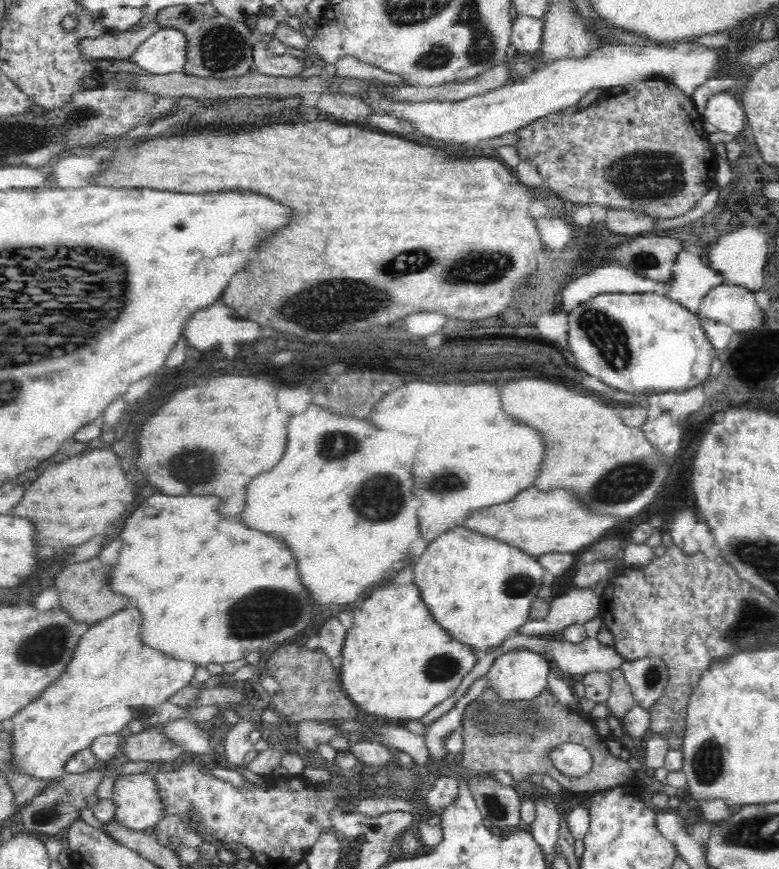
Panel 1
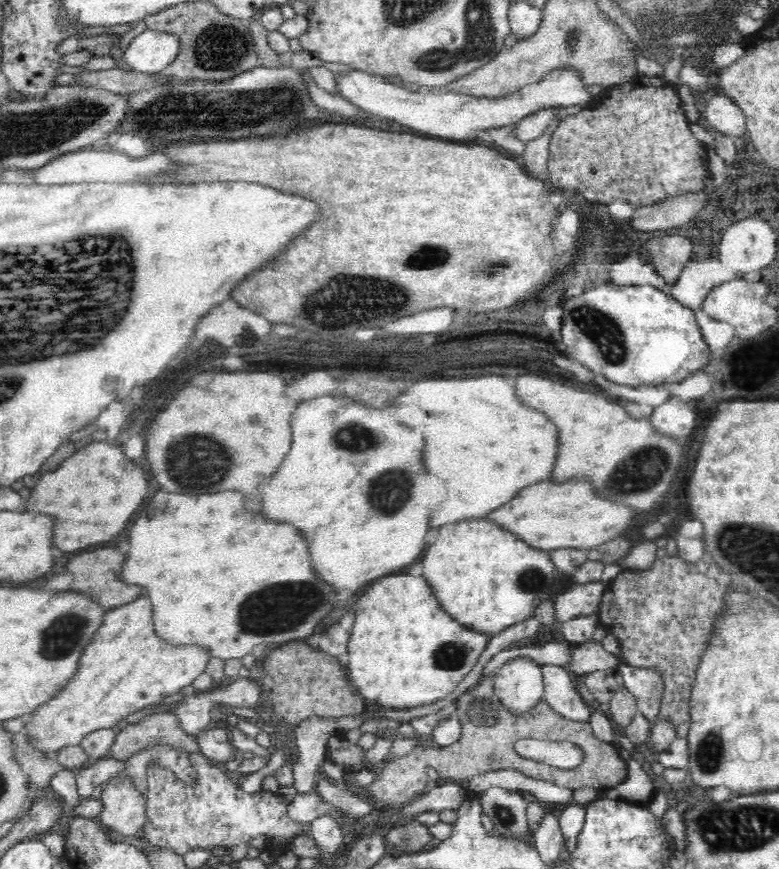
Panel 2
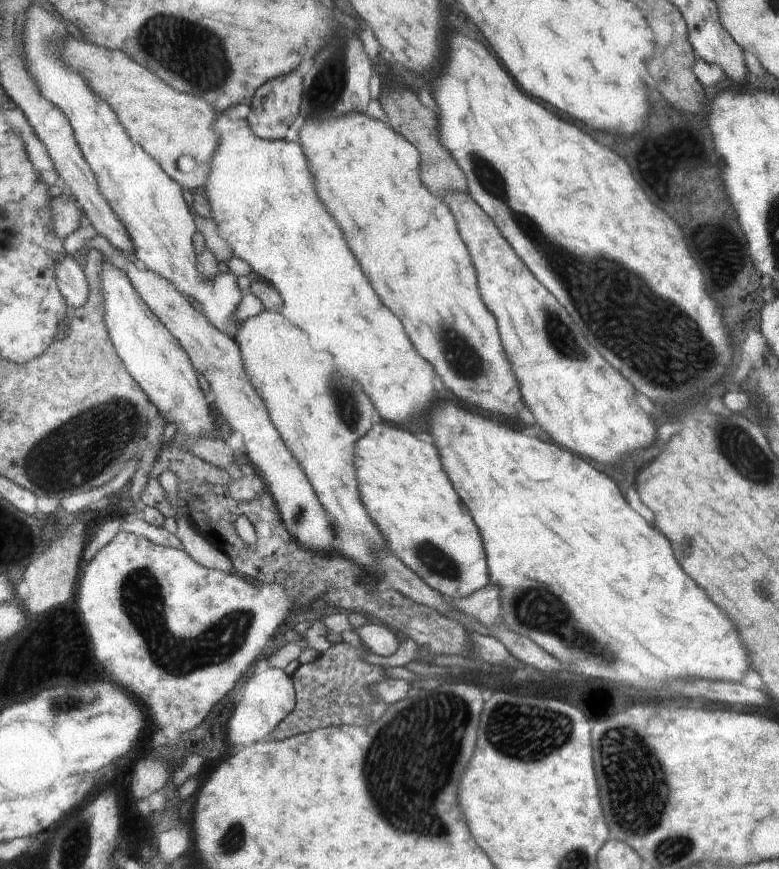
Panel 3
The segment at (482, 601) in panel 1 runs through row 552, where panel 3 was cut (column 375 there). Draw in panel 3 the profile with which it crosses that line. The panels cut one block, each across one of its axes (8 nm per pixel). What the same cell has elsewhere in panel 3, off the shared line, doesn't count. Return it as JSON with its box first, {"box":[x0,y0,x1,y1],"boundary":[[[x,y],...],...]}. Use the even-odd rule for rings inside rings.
{"box":[355,419,490,600],"boundary":[[[379,419],[367,434],[358,440],[358,443],[355,444],[355,450],[355,477],[359,483],[360,498],[363,501],[363,505],[367,508],[368,516],[380,528],[381,535],[386,541],[385,544],[394,553],[394,556],[397,556],[408,568],[411,568],[413,573],[419,576],[430,588],[438,591],[442,596],[450,598],[450,600],[467,597],[473,592],[486,587],[490,583],[490,570],[487,568],[487,555],[484,550],[483,537],[480,536],[478,527],[470,516],[466,505],[463,504],[462,500],[458,502],[458,494],[454,492],[449,476],[444,472],[439,449],[435,447],[433,442],[427,437],[413,434],[399,427],[390,426],[384,420]]]}

